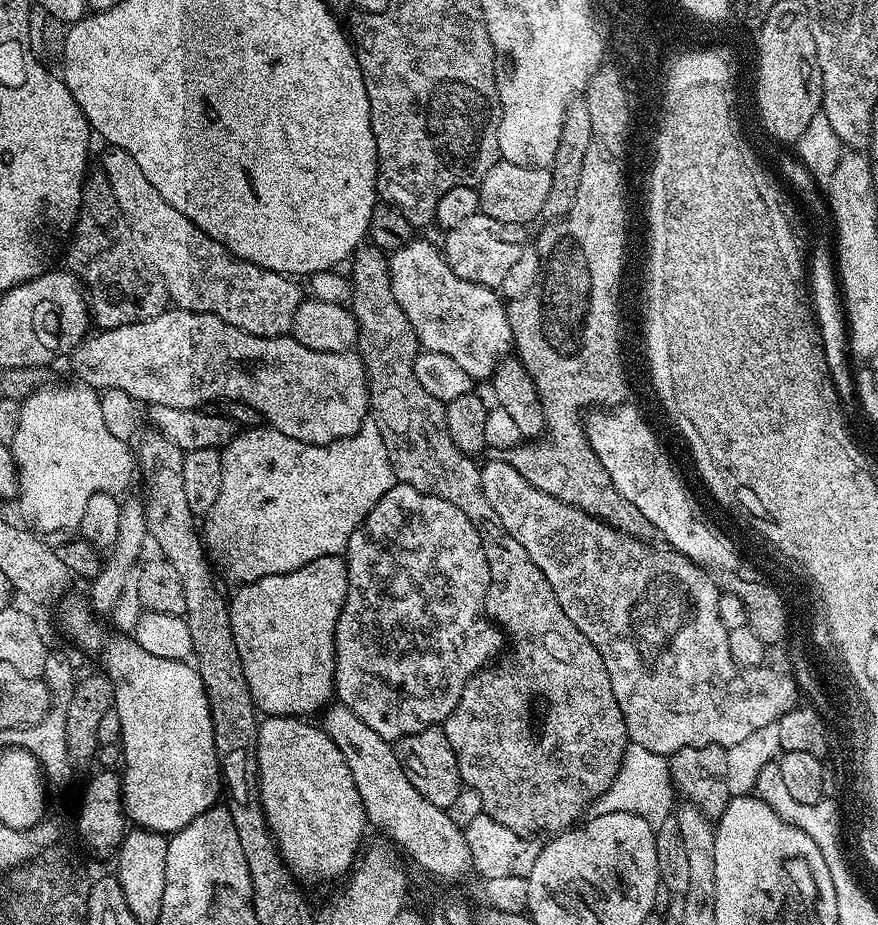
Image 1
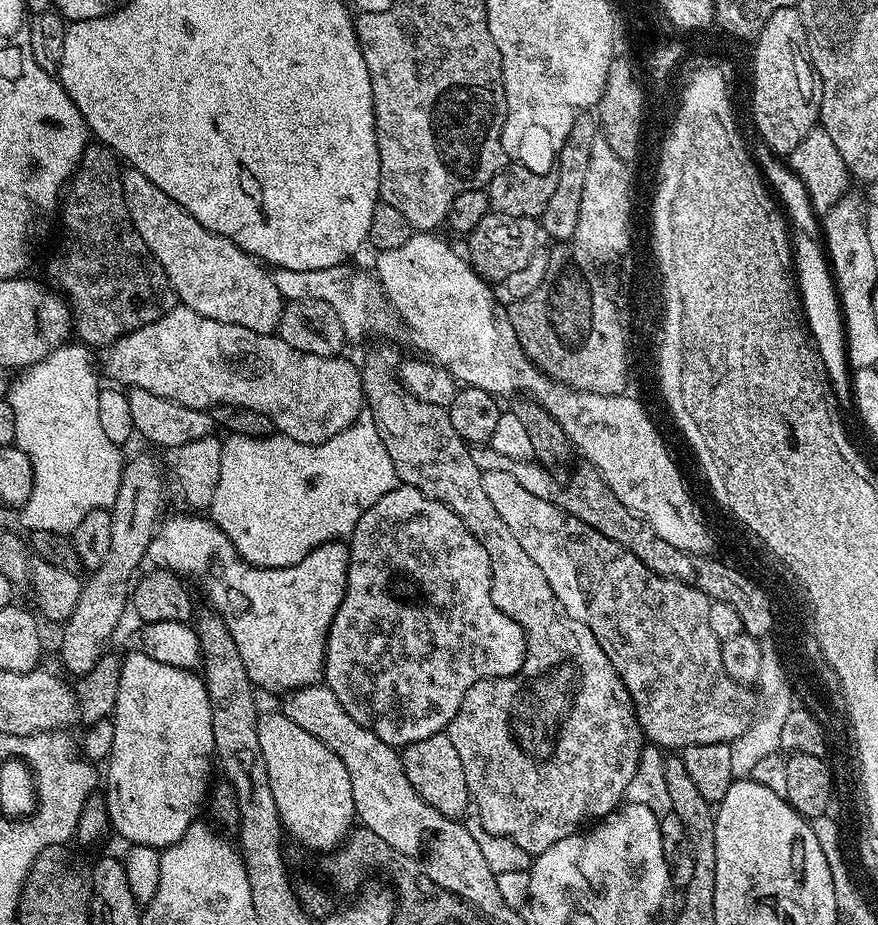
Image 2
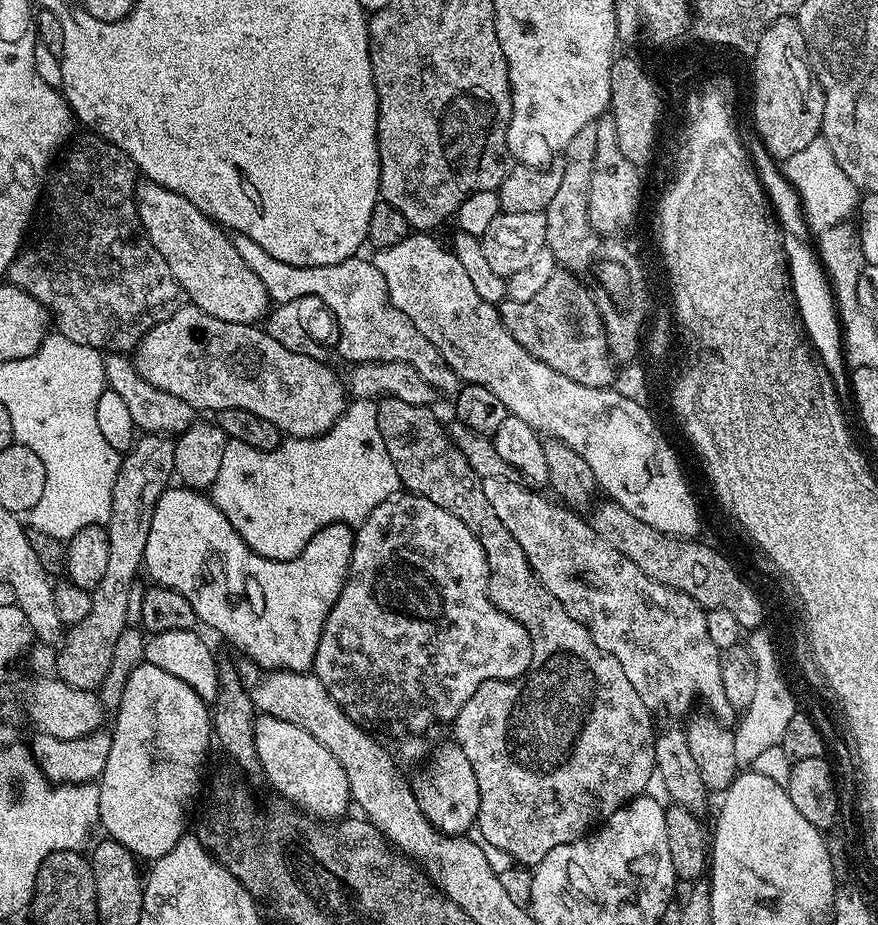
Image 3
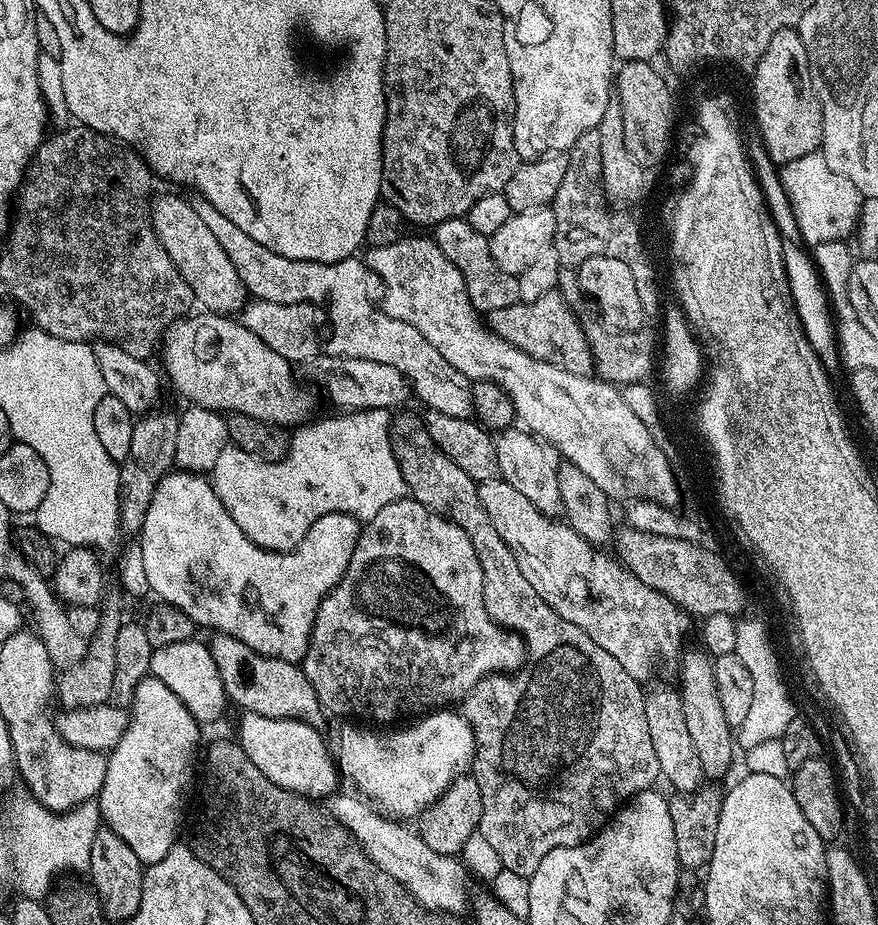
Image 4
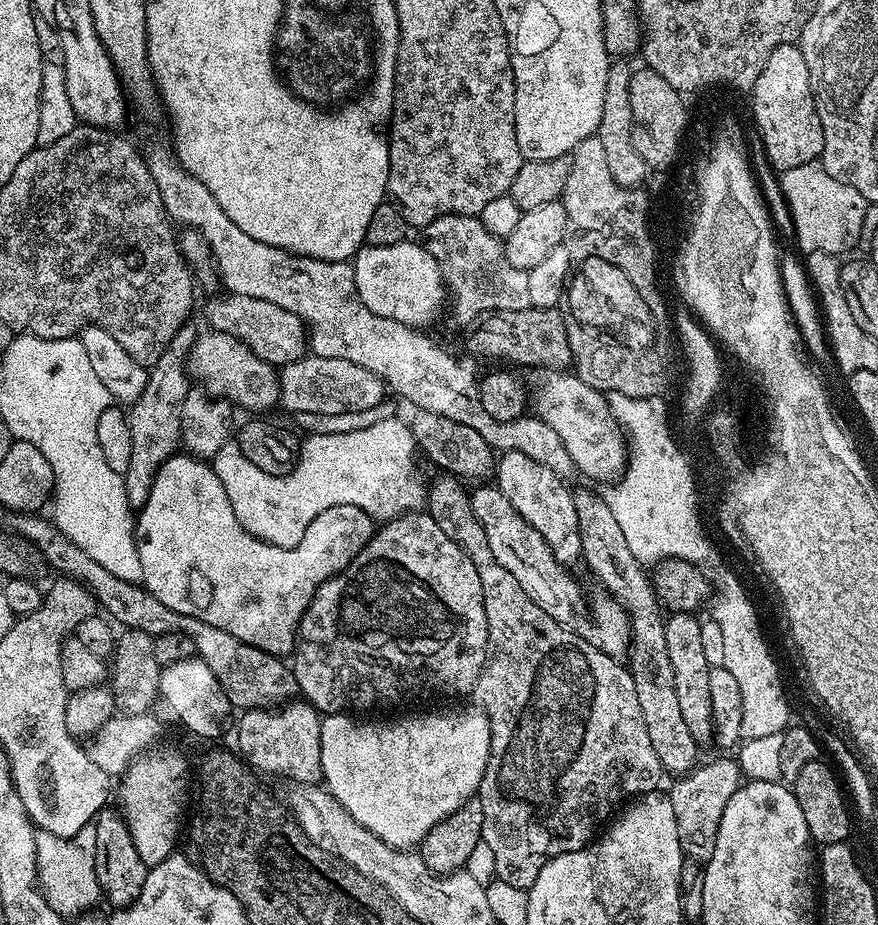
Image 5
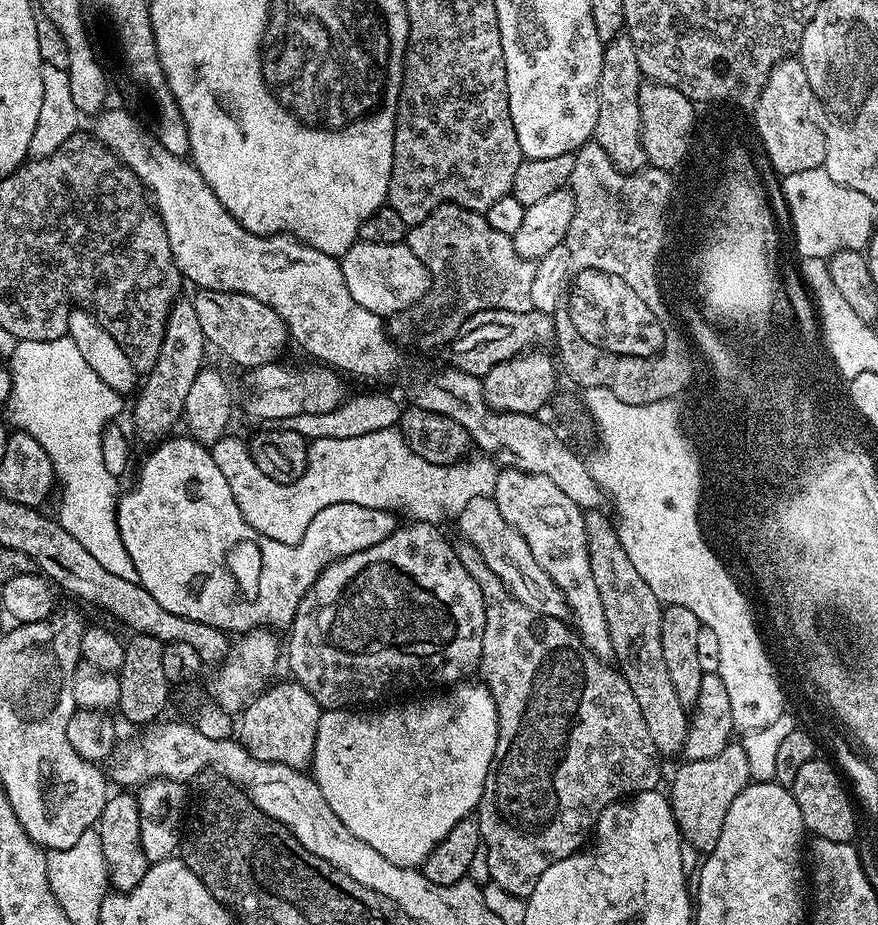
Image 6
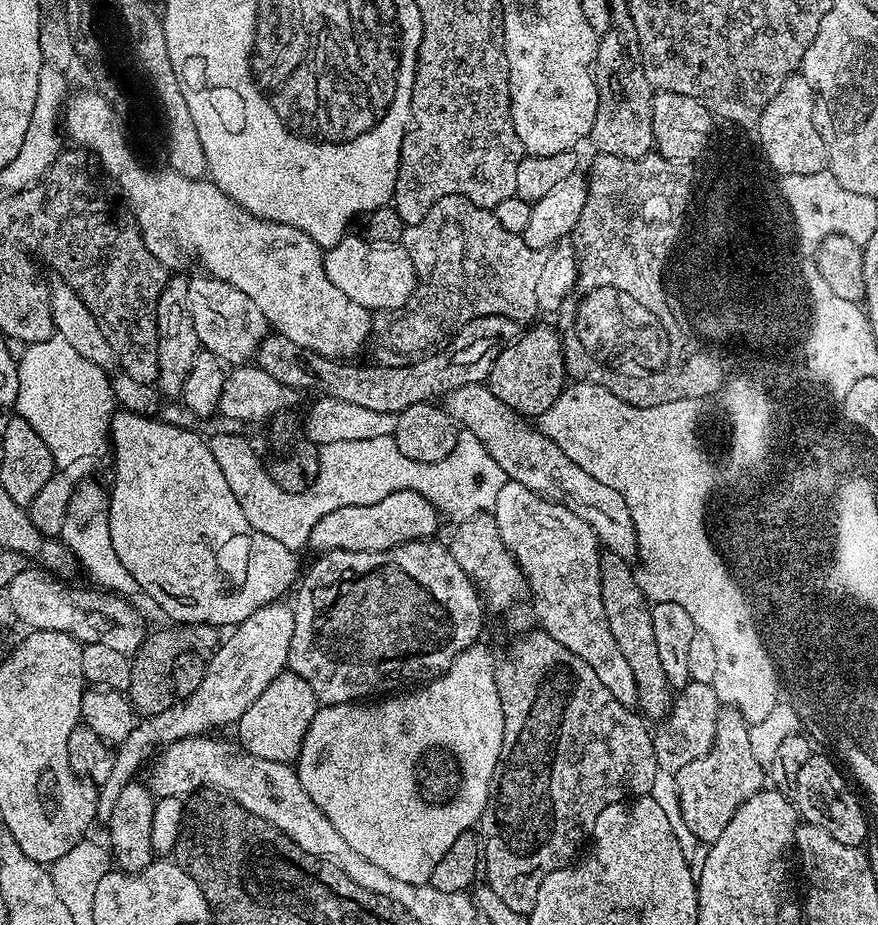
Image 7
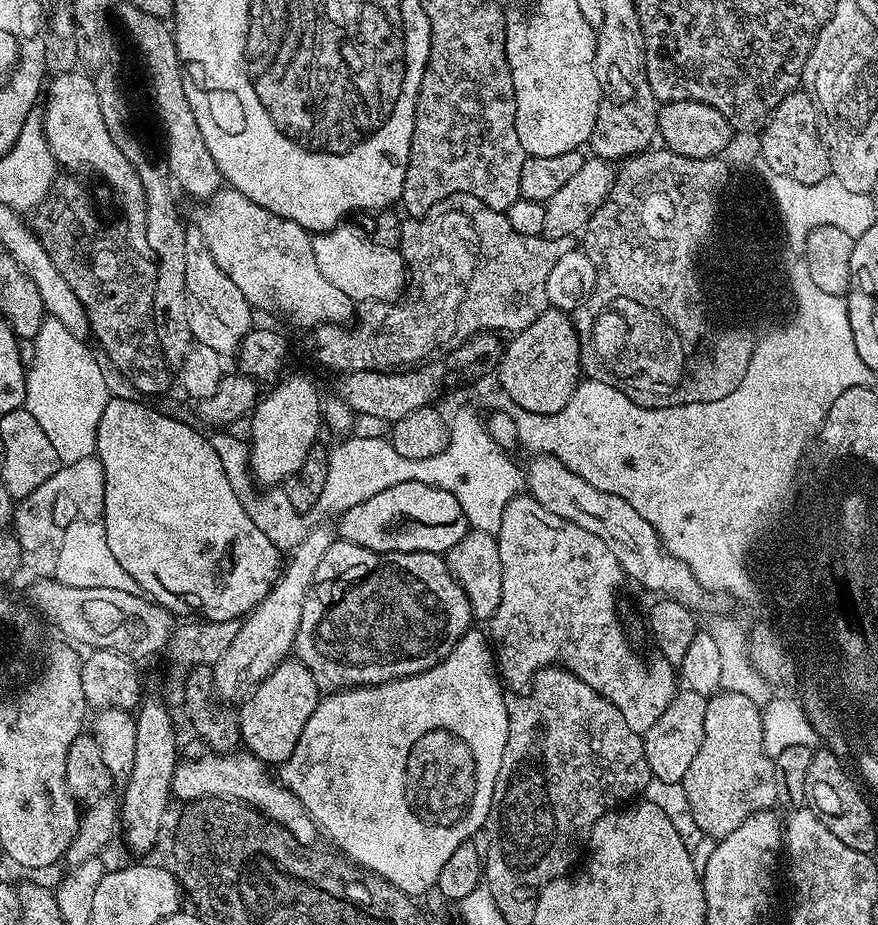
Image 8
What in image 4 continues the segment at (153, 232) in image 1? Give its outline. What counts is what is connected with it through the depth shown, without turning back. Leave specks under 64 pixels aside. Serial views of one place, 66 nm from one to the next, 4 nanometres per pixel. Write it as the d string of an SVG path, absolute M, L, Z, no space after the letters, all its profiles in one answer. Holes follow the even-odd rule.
M159 196L152 200L152 225L178 274L182 274L186 286L190 286L193 301L212 314L232 316L239 313L250 293L244 287L242 278L238 278L234 262L230 262L226 250L222 250L218 238L214 238L210 226L198 218L195 203L180 196Z

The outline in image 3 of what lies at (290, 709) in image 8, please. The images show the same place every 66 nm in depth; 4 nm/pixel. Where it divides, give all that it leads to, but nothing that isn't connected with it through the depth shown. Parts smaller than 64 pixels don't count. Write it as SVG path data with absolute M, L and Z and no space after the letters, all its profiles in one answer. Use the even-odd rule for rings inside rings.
M263 714L257 715L253 728L263 779L272 783L277 797L320 822L335 822L347 813L344 811L350 808L350 793L346 770L342 770L338 758L334 758L314 734L306 734L306 730L294 726L294 722L282 722L282 718Z

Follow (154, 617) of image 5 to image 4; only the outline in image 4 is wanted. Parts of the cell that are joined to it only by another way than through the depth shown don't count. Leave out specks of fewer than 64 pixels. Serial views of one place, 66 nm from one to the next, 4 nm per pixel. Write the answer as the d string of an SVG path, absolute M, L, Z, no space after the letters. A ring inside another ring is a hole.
M219 634L207 641L210 654L221 674L222 686L227 699L237 704L244 712L262 714L262 718L275 720L301 720L313 727L323 729L326 713L320 707L314 688L306 678L300 664L291 664L278 658L260 656L246 642L238 642L238 638L230 638Z

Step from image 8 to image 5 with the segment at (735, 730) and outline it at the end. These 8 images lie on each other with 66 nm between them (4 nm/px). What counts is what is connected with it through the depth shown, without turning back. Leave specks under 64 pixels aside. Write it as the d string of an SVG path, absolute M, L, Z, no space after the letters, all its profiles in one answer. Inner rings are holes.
M735 759L712 760L709 764L697 763L691 772L684 773L675 781L676 785L667 793L670 806L674 806L674 822L678 822L678 842L689 861L707 862L714 854L718 842L718 826L722 822L722 810L726 802L742 783L742 775Z

